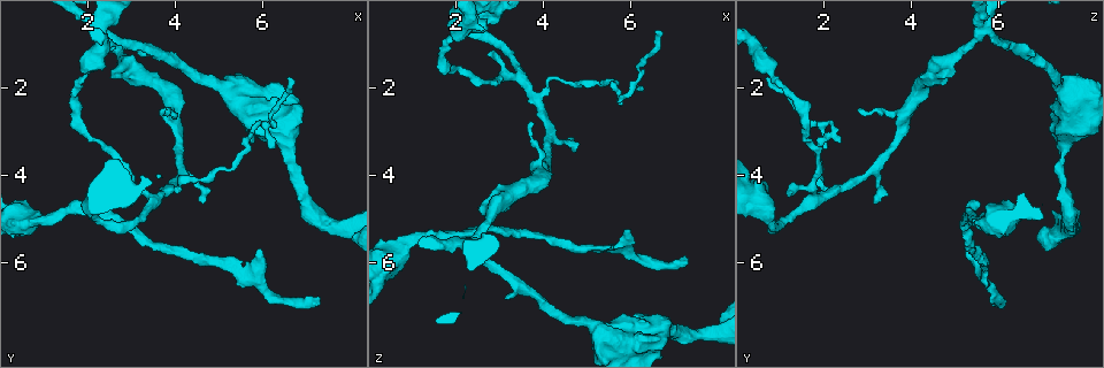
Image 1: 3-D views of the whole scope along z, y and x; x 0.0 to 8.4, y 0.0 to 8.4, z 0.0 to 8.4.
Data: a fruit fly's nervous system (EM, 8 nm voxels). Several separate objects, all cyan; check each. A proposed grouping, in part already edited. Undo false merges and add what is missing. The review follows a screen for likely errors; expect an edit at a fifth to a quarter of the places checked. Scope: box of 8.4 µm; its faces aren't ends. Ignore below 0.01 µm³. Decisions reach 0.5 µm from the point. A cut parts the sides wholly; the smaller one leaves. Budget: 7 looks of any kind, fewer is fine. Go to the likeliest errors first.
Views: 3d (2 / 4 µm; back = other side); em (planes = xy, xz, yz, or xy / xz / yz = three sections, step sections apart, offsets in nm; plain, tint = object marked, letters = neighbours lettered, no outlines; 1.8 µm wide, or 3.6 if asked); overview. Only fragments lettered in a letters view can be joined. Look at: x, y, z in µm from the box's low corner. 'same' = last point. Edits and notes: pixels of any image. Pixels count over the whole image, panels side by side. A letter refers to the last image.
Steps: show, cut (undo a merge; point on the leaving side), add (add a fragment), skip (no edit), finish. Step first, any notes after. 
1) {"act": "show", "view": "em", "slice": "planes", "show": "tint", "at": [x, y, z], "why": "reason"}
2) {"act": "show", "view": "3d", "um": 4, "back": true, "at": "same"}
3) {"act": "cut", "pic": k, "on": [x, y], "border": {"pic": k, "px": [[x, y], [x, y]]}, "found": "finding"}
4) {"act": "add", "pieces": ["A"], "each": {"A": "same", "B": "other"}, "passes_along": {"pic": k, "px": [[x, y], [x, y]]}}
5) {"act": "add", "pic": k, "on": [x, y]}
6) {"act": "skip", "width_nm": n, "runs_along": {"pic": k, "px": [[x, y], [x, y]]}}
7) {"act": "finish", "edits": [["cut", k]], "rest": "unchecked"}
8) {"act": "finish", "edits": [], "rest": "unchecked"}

{"act": "show", "view": "3d", "um": 4, "at": [5.90, 5.75, 5.25], "why": "thin end"}

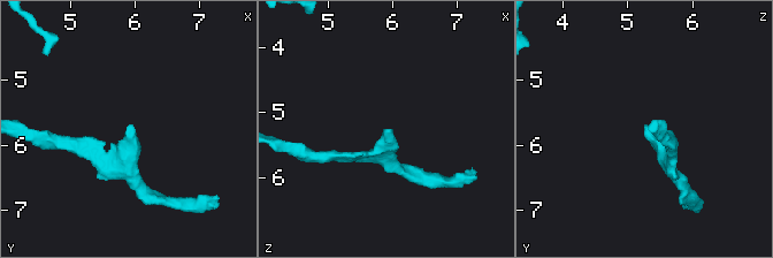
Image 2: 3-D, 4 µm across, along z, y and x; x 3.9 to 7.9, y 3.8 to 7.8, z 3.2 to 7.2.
{"act": "show", "view": "em", "slice": "xy", "step": 16, "show": "letters", "at": [5.90, 5.70, 5.25], "why": "now the EM"}

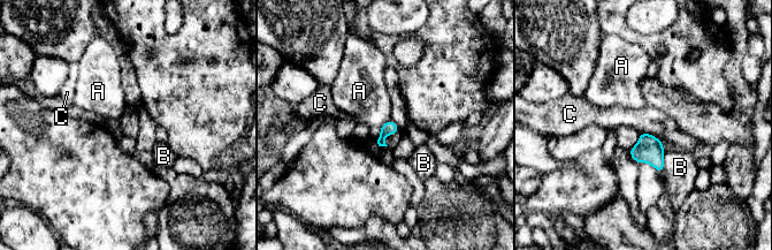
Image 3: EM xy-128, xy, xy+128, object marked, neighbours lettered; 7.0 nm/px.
{"act": "show", "view": "em", "slice": "planes", "show": "letters", "at": "same"}

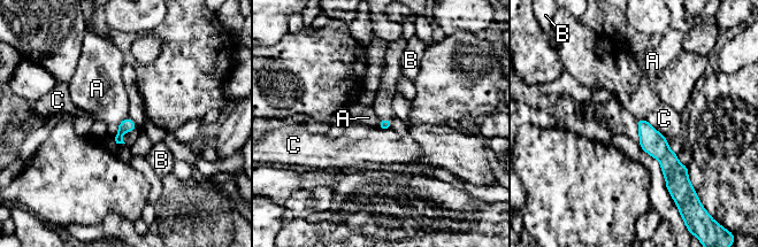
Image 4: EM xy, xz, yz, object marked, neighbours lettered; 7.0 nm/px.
{"act": "skip", "each": {"A": "other", "B": "other", "C": "other"}, "found": "none of them fits"}

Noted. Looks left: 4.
{"act": "show", "view": "em", "slice": "xy", "step": 8, "show": "letters", "at": [3.90, 2.60, 3.90], "why": "a fork"}

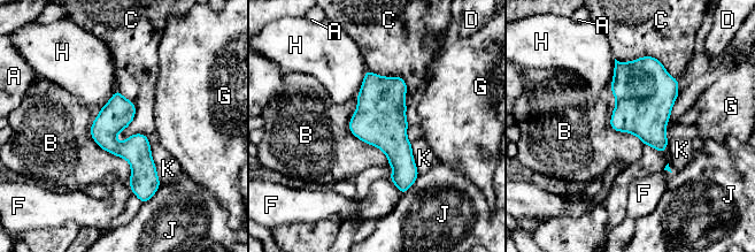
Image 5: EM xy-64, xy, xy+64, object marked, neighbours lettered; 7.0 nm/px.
{"act": "skip", "longest_contact_nm": ["B", 600], "each": {"A": "other", "B": "other", "C": "other", "D": "other", "F": "other", "G": "other", "H": "other", "J": "other", "K": "other"}, "found": "one neuron here"}

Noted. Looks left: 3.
{"act": "show", "view": "em", "slice": "xy", "step": 4, "show": "plain", "at": [2.35, 0.75, 5.70], "why": "four or more arms meet"}

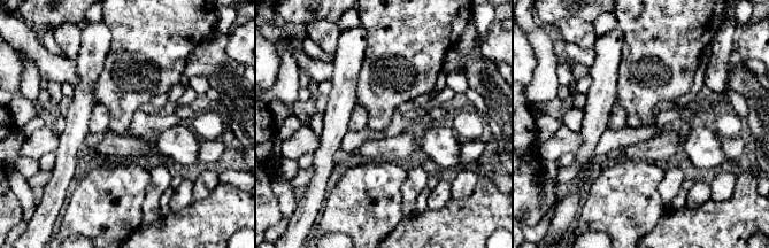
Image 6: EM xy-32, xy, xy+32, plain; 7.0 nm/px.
{"act": "show", "view": "em", "slice": "xy", "step": 4, "show": "letters", "at": "same", "why": "what lies round it"}

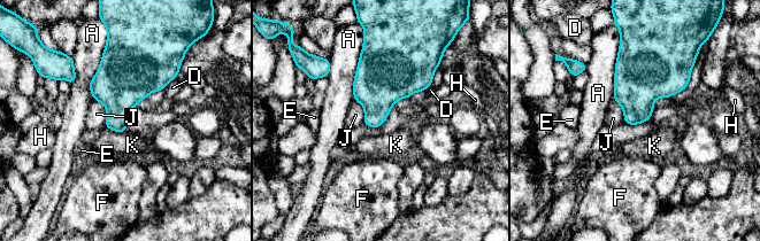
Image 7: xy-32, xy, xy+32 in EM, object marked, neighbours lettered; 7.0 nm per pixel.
{"act": "skip", "each": {"A": "other", "D": "other", "E": "other", "F": "other", "H": "other", "J": "other", "K": "other"}, "border": {"pic": 7, "px": [[105, 124], [112, 130], [125, 132]]}, "found": "one neuron here"}

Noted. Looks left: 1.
{"act": "finish", "edits": [], "rest": "unchecked"}

